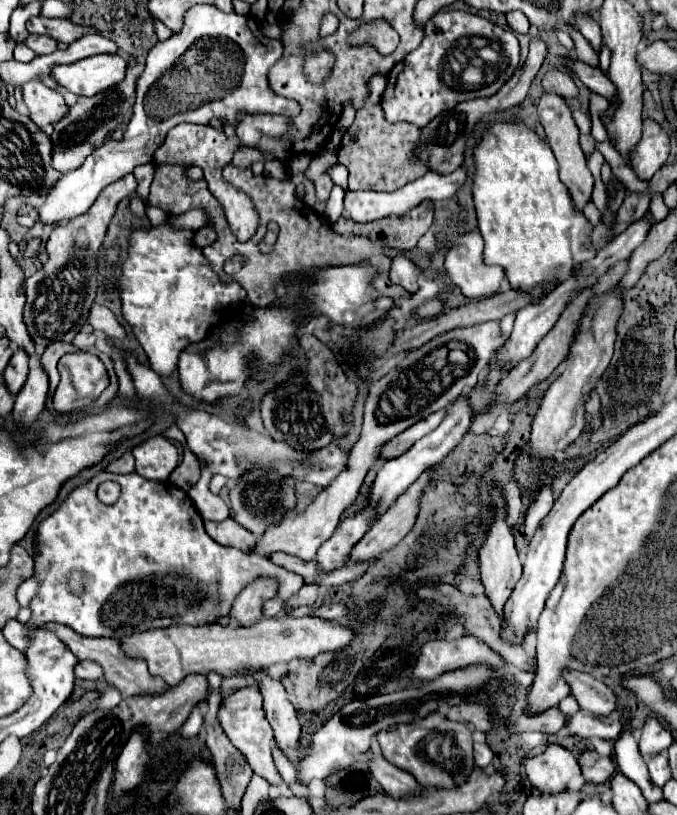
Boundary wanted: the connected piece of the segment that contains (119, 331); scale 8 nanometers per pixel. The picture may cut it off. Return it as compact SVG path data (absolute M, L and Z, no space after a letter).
M94 304L92 310L90 310L90 318L88 322L92 324L92 328L100 334L106 334L110 338L116 338L116 340L122 340L126 334L124 334L124 328L118 324L118 320L114 318L114 314L100 306L100 304Z

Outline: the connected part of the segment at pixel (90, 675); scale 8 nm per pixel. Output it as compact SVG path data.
M92 660L78 662L78 666L76 666L76 678L98 680L98 678L102 678L102 668L100 668L100 664L96 664Z

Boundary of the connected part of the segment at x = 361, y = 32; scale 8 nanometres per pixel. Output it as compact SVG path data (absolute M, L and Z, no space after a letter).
M372 20L362 24L349 38L349 43L353 46L360 46L362 42L382 54L390 54L398 46L398 32L386 20Z

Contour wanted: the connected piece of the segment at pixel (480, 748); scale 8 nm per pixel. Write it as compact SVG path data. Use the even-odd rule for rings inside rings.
M474 742L474 760L476 760L476 766L478 768L486 768L490 762L492 762L492 750L488 748L488 744L478 744Z

